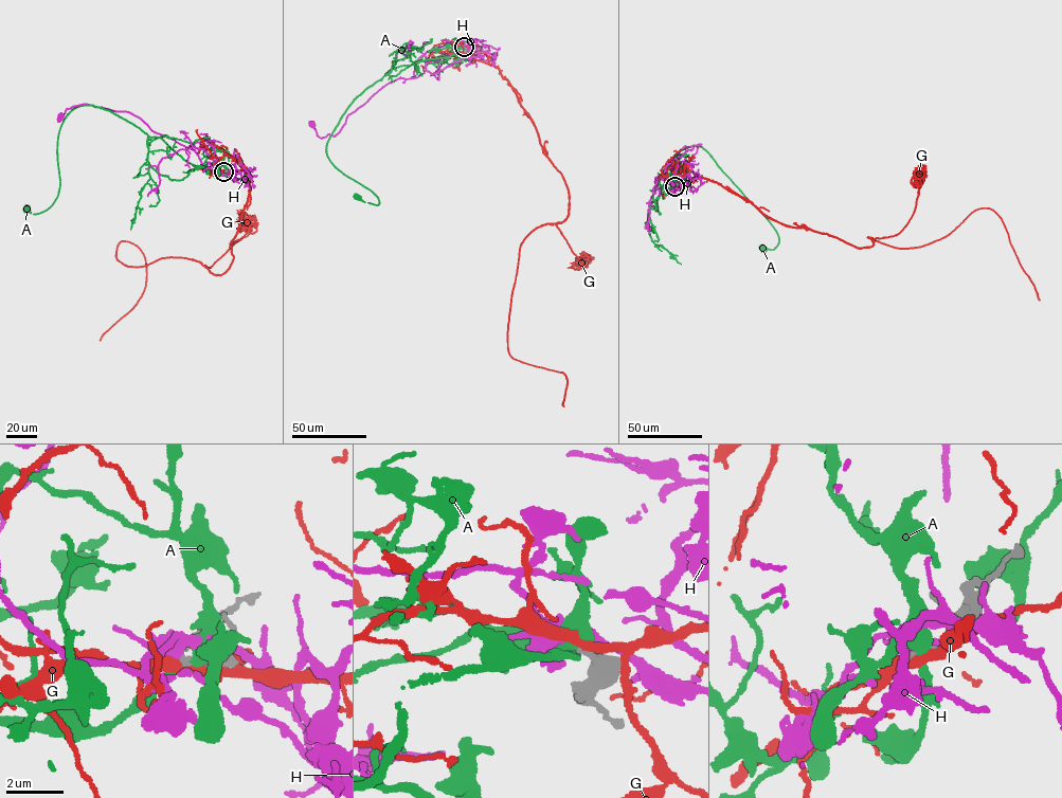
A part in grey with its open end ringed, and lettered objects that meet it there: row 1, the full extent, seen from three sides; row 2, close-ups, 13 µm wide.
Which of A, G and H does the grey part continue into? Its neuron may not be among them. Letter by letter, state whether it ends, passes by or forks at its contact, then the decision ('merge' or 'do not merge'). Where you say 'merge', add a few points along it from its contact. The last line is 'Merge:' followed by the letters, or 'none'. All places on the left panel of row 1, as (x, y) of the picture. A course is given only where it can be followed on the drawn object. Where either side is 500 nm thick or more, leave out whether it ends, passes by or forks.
A: it forks; do not merge
G: it passes by; do not merge
H: it forks; do not merge
Merge: none

